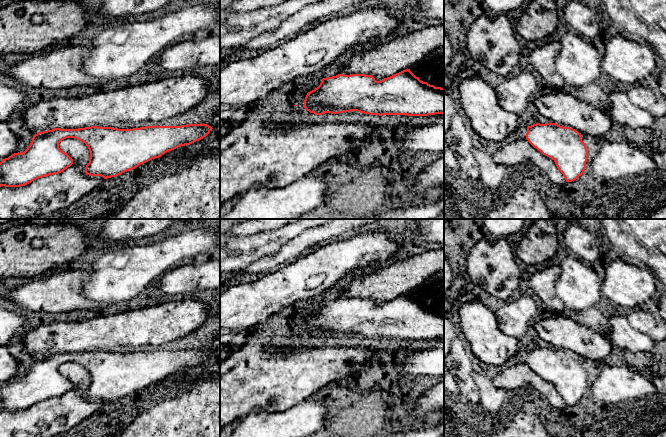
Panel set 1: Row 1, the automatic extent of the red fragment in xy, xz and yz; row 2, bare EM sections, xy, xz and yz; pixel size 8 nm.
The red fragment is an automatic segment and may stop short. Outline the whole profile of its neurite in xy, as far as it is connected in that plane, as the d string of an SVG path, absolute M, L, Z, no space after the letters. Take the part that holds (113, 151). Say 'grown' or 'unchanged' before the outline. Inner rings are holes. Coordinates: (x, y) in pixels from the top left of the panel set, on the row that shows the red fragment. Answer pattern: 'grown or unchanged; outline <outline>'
unchanged; outline M188 124L181 126L145 126L133 129L118 129L112 127L91 126L78 129L60 129L54 128L43 132L37 132L22 153L14 153L0 162L0 187L20 187L25 186L32 181L49 175L63 172L73 164L73 159L59 148L59 143L66 138L75 138L83 143L89 149L89 163L85 167L86 175L101 176L104 179L116 177L124 172L135 169L152 159L159 158L165 153L178 147L190 145L206 137L213 128L207 124Z

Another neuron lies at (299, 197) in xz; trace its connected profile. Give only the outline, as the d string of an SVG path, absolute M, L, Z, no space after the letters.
M323 167L286 186L254 187L221 219L297 219L324 201L325 175Z

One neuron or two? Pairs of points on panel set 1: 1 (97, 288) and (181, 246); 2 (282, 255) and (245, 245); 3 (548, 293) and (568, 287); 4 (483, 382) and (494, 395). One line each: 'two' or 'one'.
1: one
2: two
3: two
4: one

